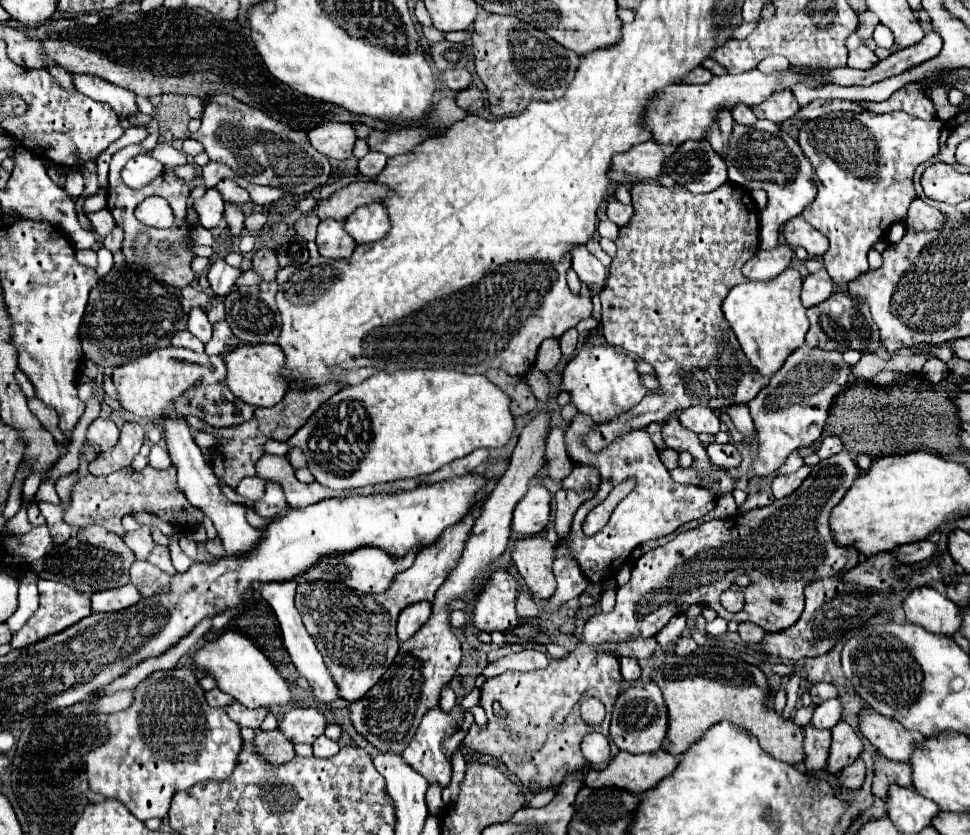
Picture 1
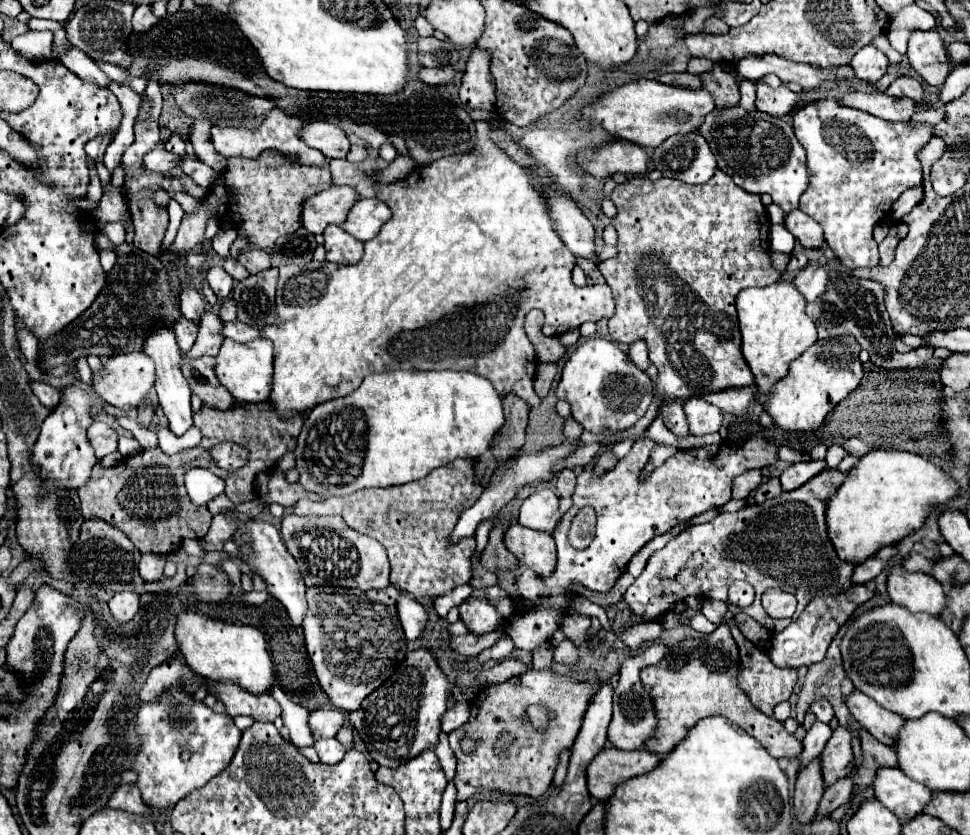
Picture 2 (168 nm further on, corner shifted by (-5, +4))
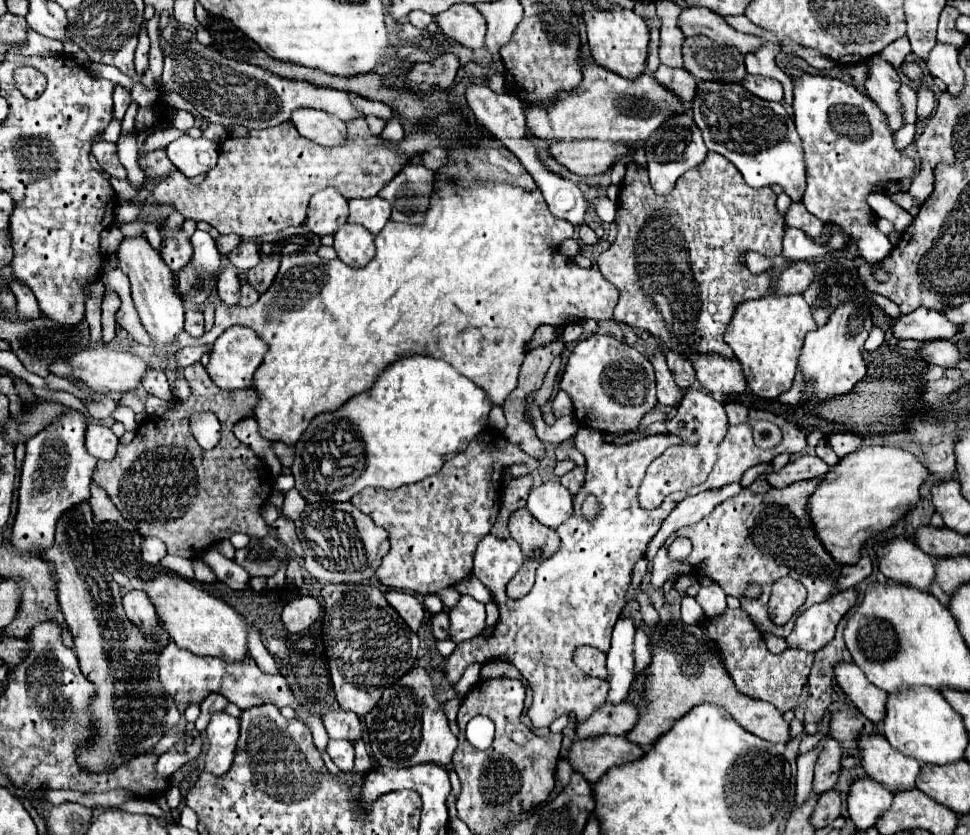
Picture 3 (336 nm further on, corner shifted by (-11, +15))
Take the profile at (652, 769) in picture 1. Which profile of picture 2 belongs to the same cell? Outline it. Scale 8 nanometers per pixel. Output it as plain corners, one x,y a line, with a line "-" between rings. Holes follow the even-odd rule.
614,746
604,748
588,766
588,790
596,800
606,802
622,782
652,772
660,760
660,754
646,748
632,752

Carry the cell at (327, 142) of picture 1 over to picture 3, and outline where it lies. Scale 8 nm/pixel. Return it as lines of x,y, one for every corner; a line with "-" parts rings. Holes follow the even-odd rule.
300,107
292,113
292,123
302,137
324,147
342,145
342,141
346,141
346,123
326,111

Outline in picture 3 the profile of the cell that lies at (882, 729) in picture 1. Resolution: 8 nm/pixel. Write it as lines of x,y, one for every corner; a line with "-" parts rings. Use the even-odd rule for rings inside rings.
842,661
840,665
834,665
834,677
864,717
868,717
874,725
880,725
884,721
888,693
874,689
874,685
866,681
866,675
862,673
862,669
858,669
858,665

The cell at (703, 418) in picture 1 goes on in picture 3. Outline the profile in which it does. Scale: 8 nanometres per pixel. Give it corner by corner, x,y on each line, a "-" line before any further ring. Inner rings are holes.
688,389
678,405
678,413
666,421
666,431
682,439
680,445
668,447
658,459
654,459
642,479
638,489
638,501
642,509
656,509
662,505
664,497
676,491
686,491
706,481
710,475
716,459
718,459
718,445
728,431
728,417
724,405
716,401
712,395
696,389

